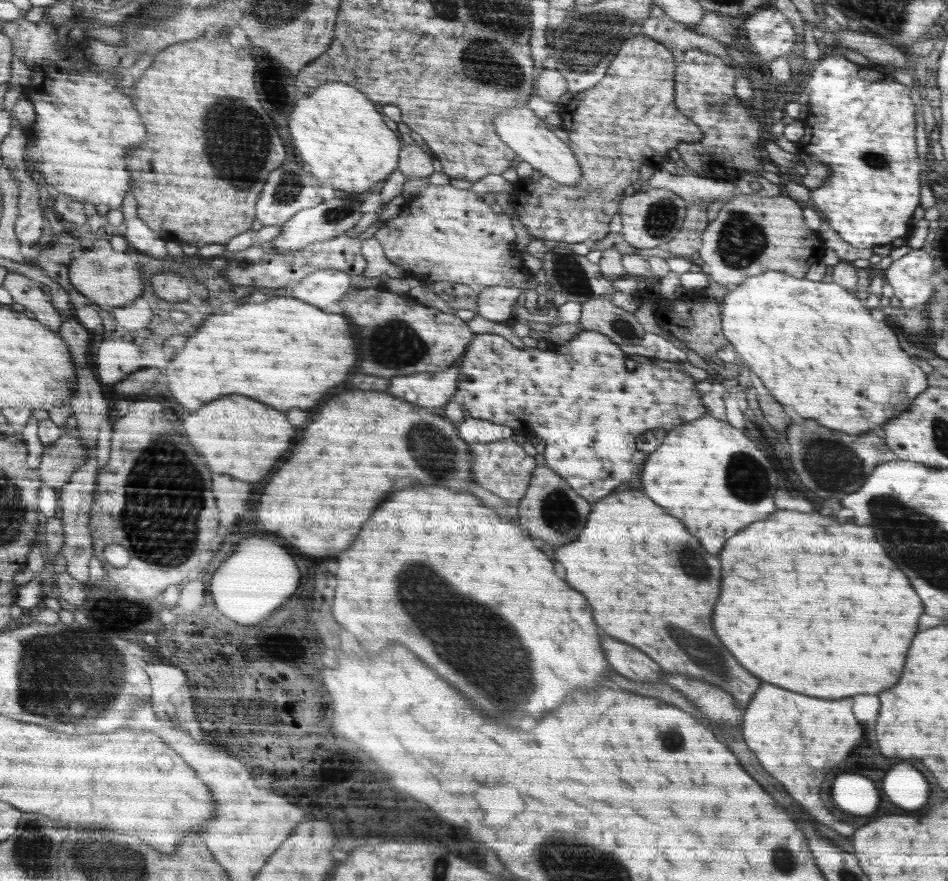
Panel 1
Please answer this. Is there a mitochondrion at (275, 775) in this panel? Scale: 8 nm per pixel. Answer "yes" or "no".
no

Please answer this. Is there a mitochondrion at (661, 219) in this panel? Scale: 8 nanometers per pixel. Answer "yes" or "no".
yes

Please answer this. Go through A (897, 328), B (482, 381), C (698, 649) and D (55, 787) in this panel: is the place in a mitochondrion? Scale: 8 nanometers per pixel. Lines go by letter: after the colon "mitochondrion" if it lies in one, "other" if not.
A: other
B: other
C: mitochondrion
D: other

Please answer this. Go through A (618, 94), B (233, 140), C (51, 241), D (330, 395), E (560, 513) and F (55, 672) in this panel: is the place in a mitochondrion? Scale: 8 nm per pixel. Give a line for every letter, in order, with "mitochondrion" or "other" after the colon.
A: other
B: mitochondrion
C: mitochondrion
D: other
E: mitochondrion
F: mitochondrion

